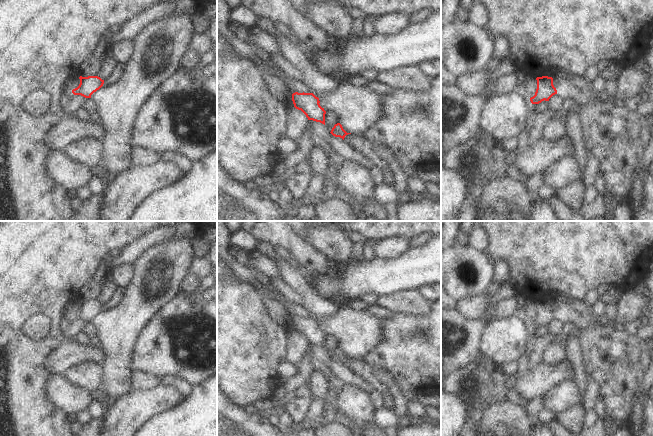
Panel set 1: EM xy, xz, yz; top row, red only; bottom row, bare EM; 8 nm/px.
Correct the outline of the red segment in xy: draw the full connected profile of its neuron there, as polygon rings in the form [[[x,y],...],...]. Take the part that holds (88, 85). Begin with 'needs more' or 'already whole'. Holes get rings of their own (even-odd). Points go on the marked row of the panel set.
already whole; [[[80,76],[79,79],[80,84],[77,88],[72,90],[72,93],[74,95],[81,95],[85,98],[91,98],[91,95],[99,90],[104,84],[104,80],[98,76]]]

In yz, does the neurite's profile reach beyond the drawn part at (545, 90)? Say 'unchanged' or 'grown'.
unchanged

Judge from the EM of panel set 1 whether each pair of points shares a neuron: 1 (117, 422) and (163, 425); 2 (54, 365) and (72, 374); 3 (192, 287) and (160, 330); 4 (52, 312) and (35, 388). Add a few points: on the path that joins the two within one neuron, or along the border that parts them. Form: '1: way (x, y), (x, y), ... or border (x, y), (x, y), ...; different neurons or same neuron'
1: border (163, 411), (150, 417), (141, 425); different neurons
2: border (87, 361), (70, 366), (61, 374); different neurons
3: border (181, 289), (188, 293), (197, 292); different neurons
4: way (54, 331), (52, 340), (35, 357), (35, 369); same neuron

